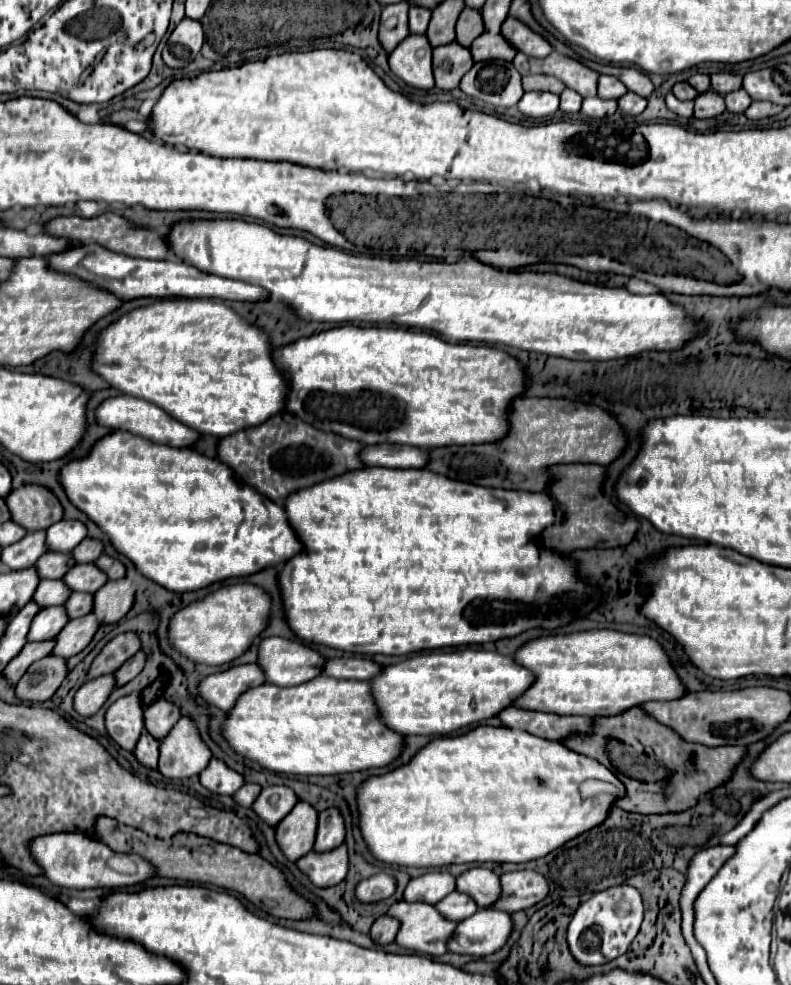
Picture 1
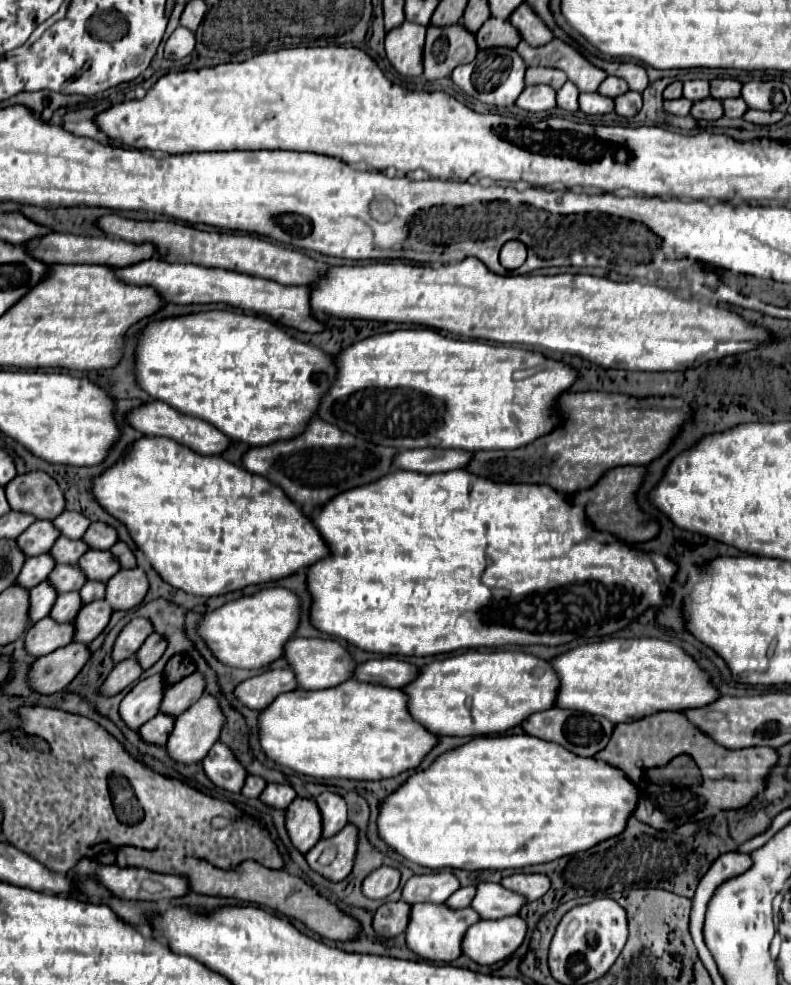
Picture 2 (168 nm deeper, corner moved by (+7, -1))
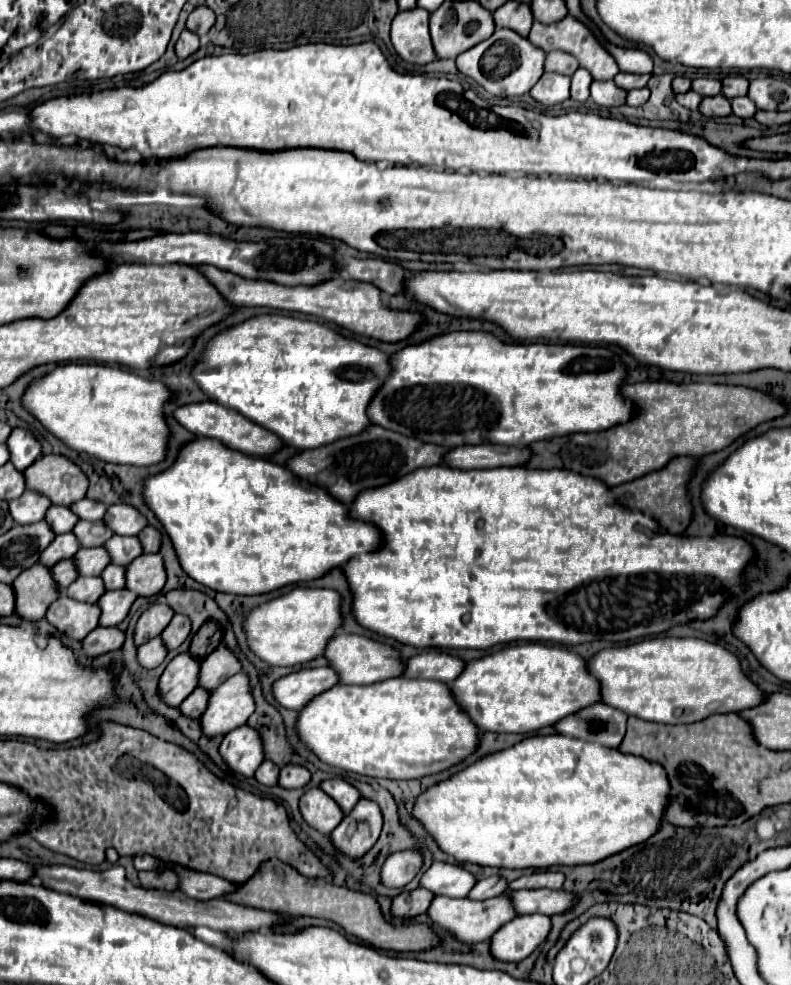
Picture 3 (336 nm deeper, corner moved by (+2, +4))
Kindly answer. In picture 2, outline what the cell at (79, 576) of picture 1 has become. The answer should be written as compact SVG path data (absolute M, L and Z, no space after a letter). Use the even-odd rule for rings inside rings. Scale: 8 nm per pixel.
M94 549L84 553L78 565L80 569L84 569L88 581L104 581L104 583L120 569L118 561L112 557L110 551L94 551Z

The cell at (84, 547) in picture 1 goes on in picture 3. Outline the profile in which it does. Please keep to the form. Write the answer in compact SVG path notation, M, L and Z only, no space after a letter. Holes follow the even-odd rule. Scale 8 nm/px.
M125 502L109 506L103 522L119 536L135 536L147 526L147 518L137 508Z

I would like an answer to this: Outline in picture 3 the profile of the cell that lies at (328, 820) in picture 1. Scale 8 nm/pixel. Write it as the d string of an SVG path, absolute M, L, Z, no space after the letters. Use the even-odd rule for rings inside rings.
M331 778L331 780L323 780L321 782L321 790L327 792L345 814L351 812L351 808L359 802L361 794L355 786L351 786L349 782L345 782L343 778Z

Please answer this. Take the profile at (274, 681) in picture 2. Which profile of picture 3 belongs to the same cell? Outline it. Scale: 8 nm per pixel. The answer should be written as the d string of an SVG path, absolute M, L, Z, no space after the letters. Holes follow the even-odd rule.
M305 668L277 680L273 694L281 706L289 710L301 710L313 696L319 696L337 684L339 674L333 668Z

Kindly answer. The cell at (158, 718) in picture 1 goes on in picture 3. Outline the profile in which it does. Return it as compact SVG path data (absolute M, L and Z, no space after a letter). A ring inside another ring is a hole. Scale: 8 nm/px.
M219 646L215 652L211 652L203 660L199 684L205 686L207 690L219 688L219 684L223 684L227 678L231 678L239 670L241 670L239 658L227 646Z

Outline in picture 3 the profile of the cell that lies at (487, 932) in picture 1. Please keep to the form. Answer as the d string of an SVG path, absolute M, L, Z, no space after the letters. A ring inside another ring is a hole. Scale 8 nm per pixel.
M523 914L501 926L491 938L491 954L497 960L517 962L541 946L551 932L551 918L541 914Z

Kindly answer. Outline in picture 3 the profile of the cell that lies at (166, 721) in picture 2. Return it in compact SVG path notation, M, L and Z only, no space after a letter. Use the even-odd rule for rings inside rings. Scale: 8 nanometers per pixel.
M199 686L199 688L181 704L181 712L183 712L185 716L191 716L191 718L201 718L201 712L205 712L205 708L207 708L209 696L211 696L211 692Z

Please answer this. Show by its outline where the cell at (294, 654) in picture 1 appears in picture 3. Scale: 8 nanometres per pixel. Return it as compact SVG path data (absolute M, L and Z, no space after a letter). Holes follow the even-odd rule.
M337 634L329 640L325 658L331 660L333 668L339 672L341 684L375 684L379 680L397 678L405 670L405 660L397 648L359 634Z

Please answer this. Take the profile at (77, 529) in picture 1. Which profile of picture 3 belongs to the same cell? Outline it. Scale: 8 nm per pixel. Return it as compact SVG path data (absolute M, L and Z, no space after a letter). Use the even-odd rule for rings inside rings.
M83 498L71 506L71 510L81 518L81 520L101 520L107 512L107 504L91 498Z

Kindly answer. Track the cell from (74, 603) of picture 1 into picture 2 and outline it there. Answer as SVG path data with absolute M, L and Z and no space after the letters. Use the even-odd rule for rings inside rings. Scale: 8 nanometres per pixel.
M86 581L84 589L80 589L80 599L86 603L92 603L94 599L102 599L104 597L104 591L106 591L106 585L100 583L100 581Z

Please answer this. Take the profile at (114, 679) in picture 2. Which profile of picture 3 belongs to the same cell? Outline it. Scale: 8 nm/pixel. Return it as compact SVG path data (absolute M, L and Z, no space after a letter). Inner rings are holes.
M159 636L151 638L143 646L139 646L139 652L137 652L141 666L145 666L145 668L157 668L165 660L165 656L167 656L167 648Z

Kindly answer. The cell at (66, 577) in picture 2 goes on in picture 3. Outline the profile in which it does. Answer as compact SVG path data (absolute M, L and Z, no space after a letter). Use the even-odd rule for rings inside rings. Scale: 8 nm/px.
M103 546L97 548L81 548L75 556L75 564L81 576L99 576L105 566L111 564L111 556Z

